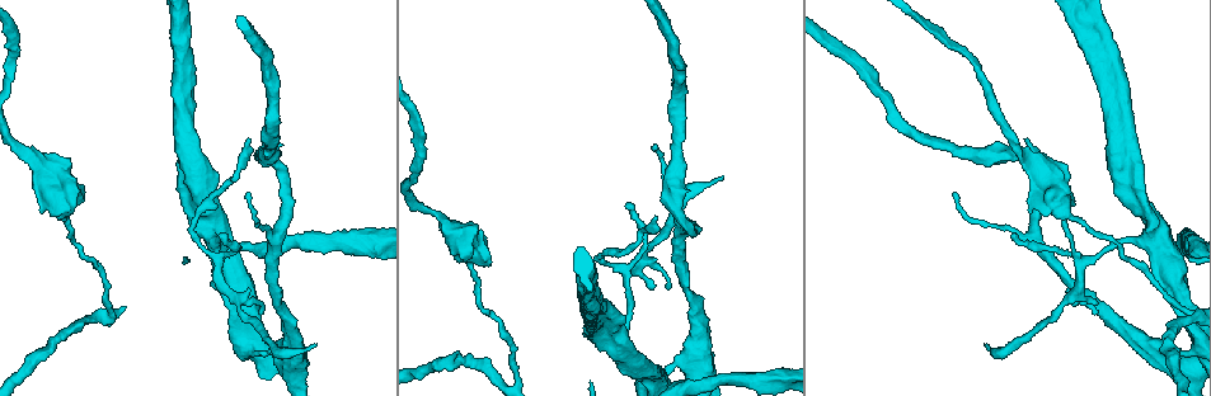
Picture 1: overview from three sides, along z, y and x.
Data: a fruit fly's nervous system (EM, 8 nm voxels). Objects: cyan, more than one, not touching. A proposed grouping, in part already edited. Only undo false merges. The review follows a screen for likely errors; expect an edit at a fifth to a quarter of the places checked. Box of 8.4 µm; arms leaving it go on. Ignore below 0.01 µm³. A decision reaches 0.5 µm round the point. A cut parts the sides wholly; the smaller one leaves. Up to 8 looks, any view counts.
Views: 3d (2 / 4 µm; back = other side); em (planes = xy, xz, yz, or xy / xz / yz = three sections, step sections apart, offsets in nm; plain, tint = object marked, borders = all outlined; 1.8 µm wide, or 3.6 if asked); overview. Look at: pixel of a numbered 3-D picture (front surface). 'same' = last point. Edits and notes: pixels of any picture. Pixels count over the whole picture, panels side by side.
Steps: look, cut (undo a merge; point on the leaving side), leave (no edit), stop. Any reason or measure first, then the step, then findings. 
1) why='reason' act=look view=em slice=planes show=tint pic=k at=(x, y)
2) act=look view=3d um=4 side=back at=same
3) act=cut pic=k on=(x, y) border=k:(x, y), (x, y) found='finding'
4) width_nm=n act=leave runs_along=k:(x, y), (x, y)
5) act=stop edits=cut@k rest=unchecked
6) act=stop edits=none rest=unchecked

why='thick turns thin' act=look view=3d um=2 pic=1 at=(180, 27)

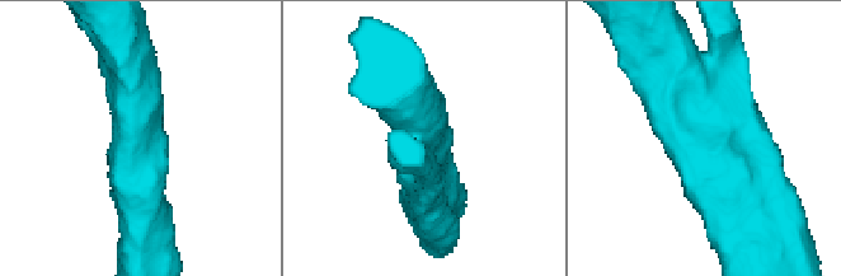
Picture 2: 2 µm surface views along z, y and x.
why='shape alone is not enough' act=look view=em slice=planes show=tint pic=2 at=(696, 135)

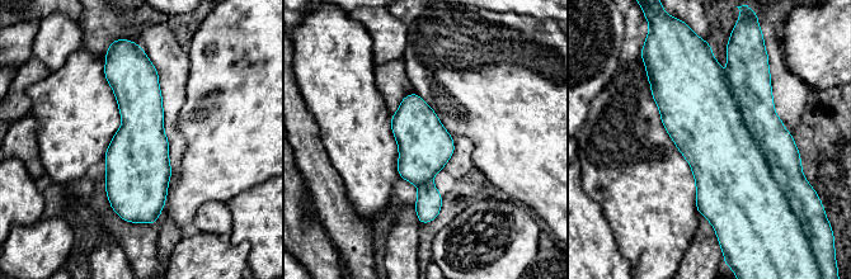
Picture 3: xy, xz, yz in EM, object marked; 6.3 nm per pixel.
width_nm=340 act=leave found='all the same cell'

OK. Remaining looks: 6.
act=look view=em slice=yz step=4 show=tint pic=1 at=(626, 275)

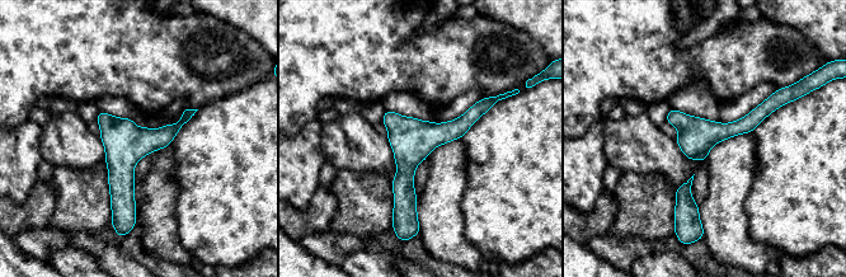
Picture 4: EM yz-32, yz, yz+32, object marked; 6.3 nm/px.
why='another direction' act=look view=em slice=xz step=16 show=borders at=same

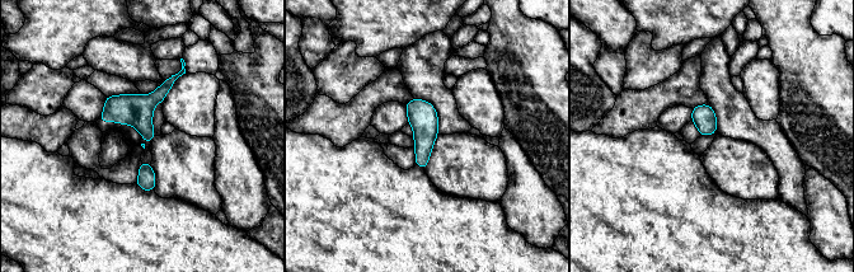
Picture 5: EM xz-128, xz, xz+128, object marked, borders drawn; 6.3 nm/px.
act=leave found='all the same cell'

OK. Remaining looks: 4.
why='touches itself' act=look view=3d um=2 side=back pic=1 at=(667, 369)

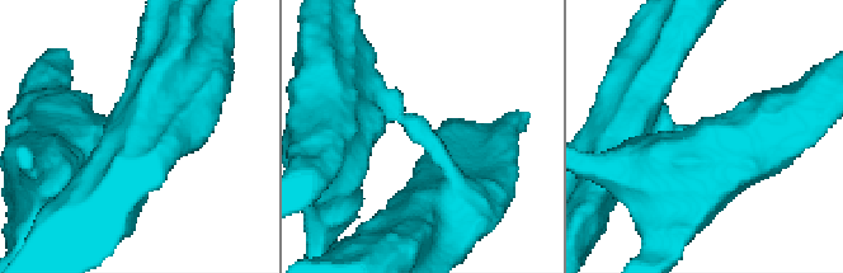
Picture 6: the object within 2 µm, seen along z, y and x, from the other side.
act=look view=em slice=yz step=8 show=tint pic=6 at=(433, 141)

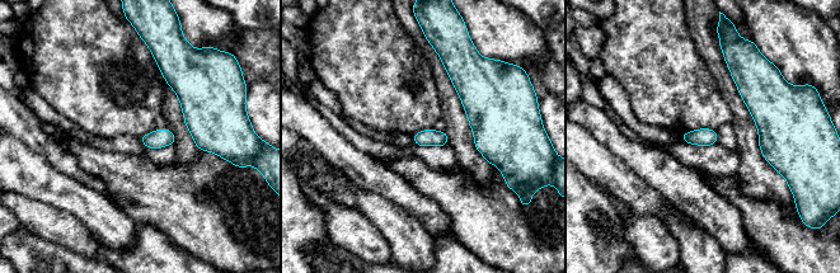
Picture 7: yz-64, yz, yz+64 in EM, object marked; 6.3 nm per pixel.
act=look view=em slice=planes show=borders at=same

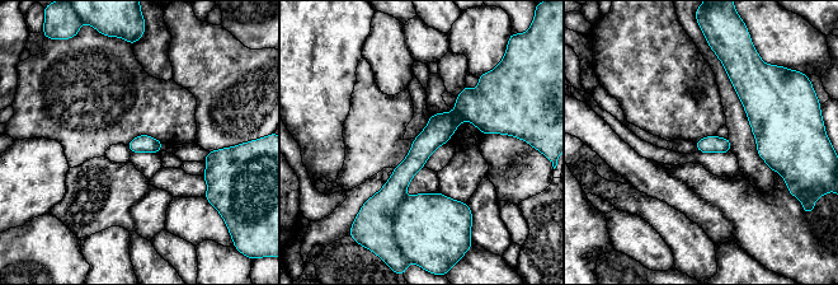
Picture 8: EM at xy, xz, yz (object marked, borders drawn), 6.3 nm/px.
width_nm=110 act=cut pic=8 on=(498, 106) found='a second cell is stuck on'

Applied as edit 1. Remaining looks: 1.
act=stop edits=cut@8 rest=unchecked

